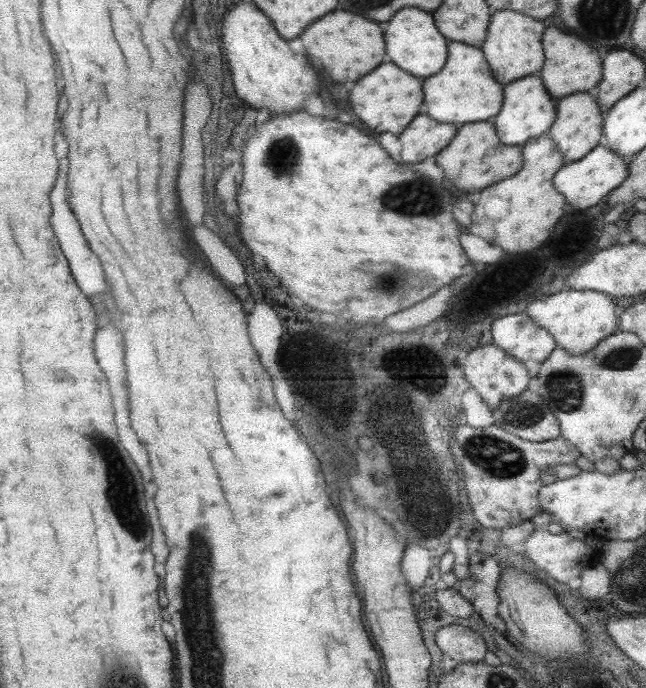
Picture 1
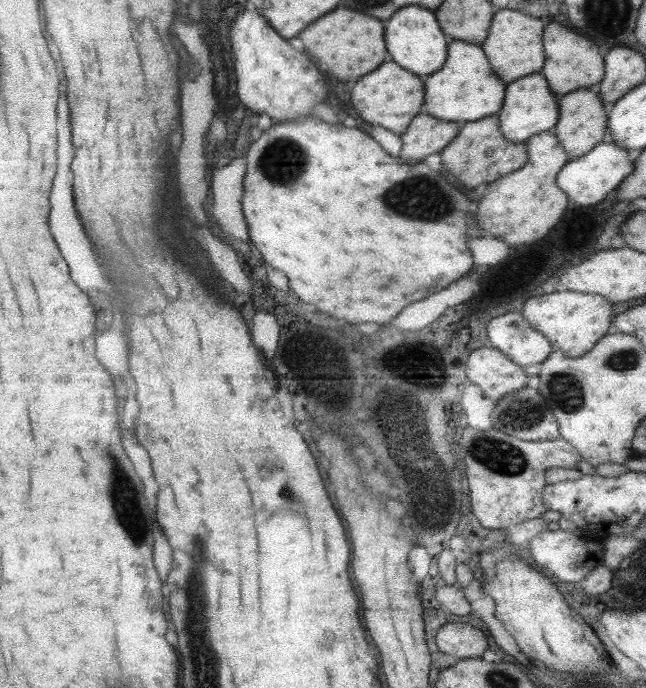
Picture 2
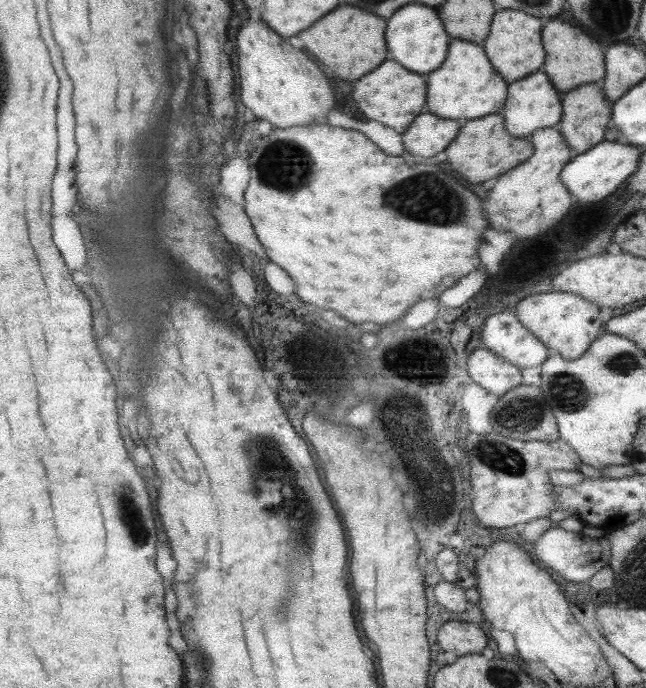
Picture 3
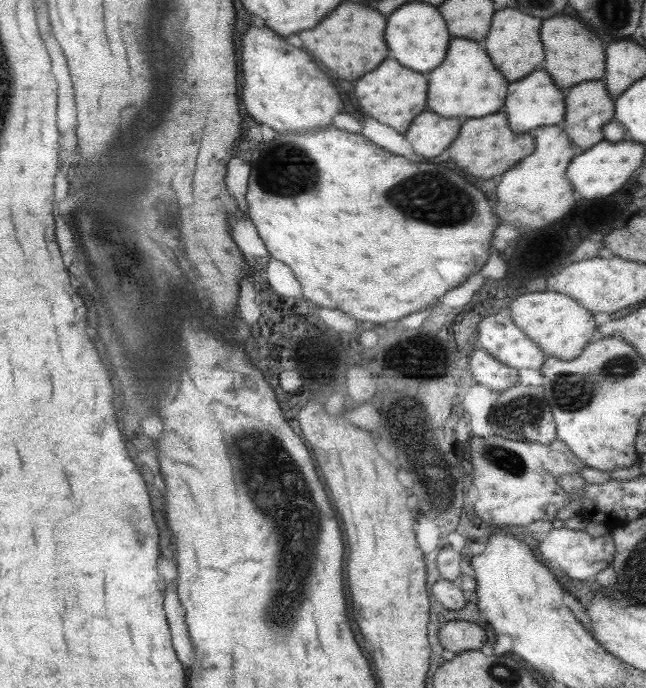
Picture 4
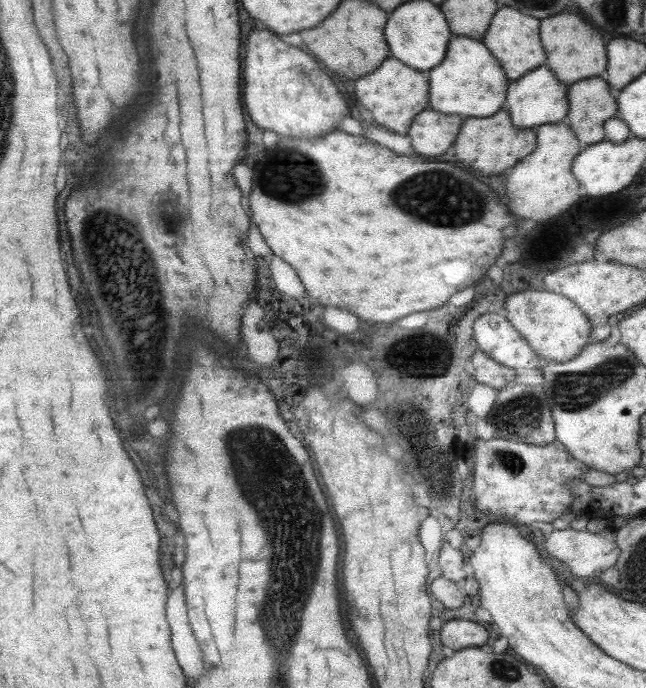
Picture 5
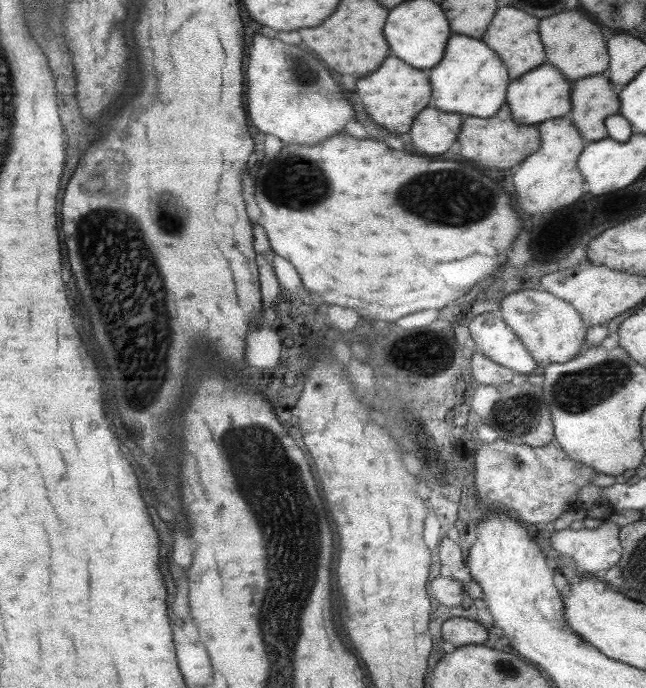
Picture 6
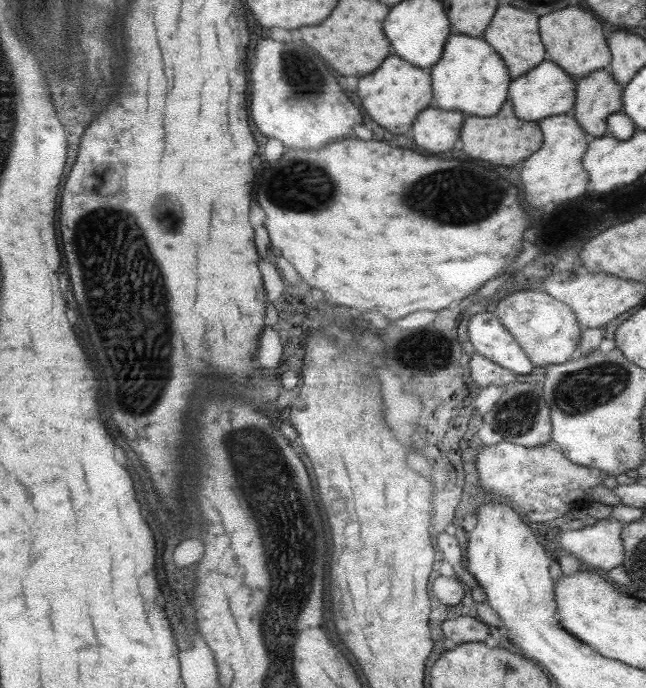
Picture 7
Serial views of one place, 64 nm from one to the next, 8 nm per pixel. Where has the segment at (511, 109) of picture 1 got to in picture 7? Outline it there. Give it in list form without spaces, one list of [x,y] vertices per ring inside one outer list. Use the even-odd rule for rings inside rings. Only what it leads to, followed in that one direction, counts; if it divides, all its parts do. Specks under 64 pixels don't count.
[[[545,58],[543,62],[539,62],[539,66],[534,66],[527,74],[519,76],[517,80],[513,79],[507,90],[507,101],[511,102],[517,118],[538,122],[550,116],[570,114],[575,104],[575,85],[576,80],[573,77]]]

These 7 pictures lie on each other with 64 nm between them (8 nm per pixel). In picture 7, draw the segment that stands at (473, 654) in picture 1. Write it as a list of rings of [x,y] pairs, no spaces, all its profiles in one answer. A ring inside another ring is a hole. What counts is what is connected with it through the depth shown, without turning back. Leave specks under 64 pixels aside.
[[[471,616],[445,618],[441,623],[442,636],[456,645],[463,642],[483,642],[490,635],[489,629],[486,623]]]

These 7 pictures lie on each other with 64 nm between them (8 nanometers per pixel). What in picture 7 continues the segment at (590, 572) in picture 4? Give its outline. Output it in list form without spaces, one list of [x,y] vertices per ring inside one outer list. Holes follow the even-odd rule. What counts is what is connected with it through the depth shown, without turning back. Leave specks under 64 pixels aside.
[[[610,516],[597,519],[591,526],[584,526],[581,529],[570,530],[565,528],[559,534],[558,547],[560,551],[569,552],[580,562],[581,568],[591,571],[605,572],[623,564],[624,550],[621,542],[622,523]]]

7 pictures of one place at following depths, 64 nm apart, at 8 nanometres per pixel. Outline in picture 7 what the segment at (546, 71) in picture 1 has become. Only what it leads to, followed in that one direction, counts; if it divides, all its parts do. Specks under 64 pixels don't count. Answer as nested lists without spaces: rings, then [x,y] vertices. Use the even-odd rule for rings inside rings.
[[[579,6],[563,8],[563,10],[541,16],[539,34],[541,34],[541,42],[544,44],[547,58],[551,62],[555,62],[563,72],[575,80],[594,70],[605,69],[612,60],[612,56],[607,50],[608,46],[601,24],[593,18],[591,12],[587,12]]]

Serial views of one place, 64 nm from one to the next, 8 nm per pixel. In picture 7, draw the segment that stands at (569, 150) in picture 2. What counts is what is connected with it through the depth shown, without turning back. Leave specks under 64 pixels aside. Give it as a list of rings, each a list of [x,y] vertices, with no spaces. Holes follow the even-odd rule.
[[[605,69],[594,70],[576,80],[571,115],[588,139],[607,134],[607,116],[623,108],[621,88]]]

